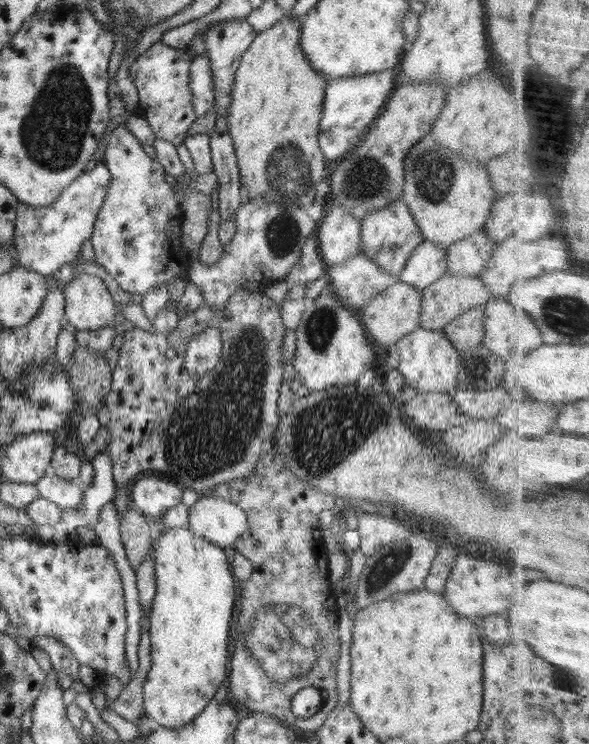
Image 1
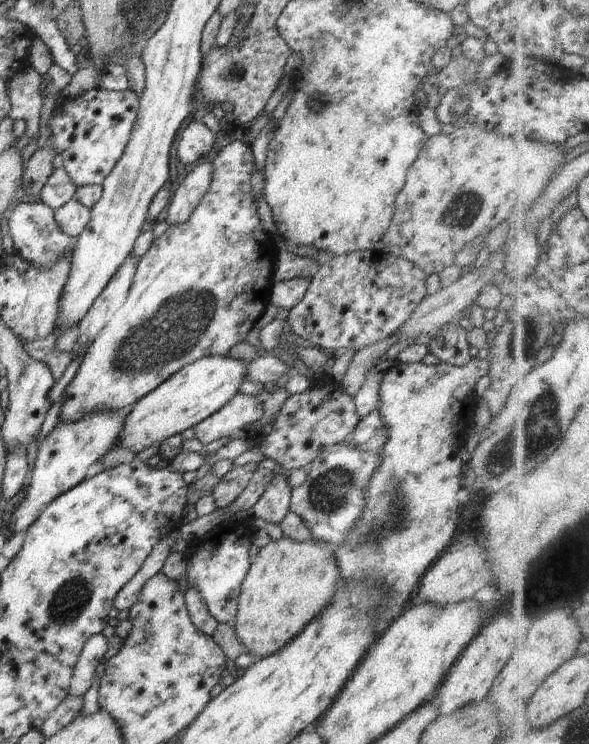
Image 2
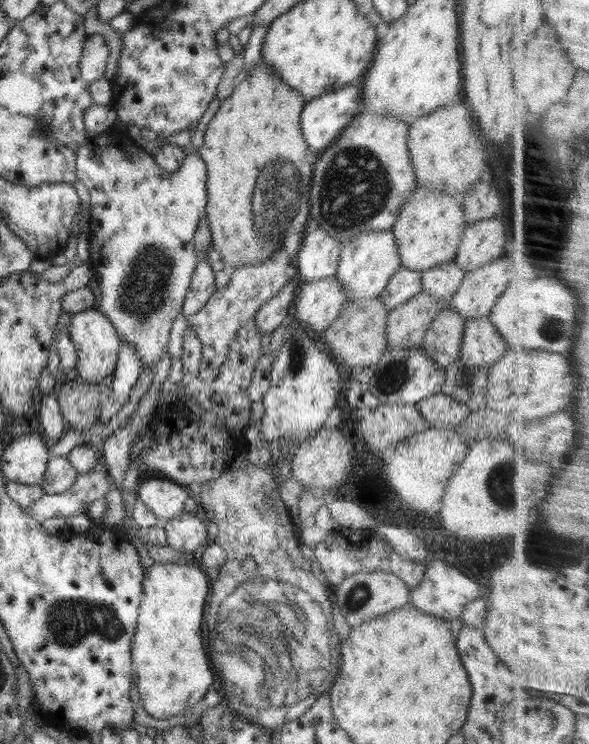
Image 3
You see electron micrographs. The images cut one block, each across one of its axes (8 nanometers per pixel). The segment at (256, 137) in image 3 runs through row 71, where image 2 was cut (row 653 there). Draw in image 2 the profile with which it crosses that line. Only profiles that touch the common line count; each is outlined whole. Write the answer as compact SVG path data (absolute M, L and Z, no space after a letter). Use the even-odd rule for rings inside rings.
M282 537L276 542L271 540L251 559L248 574L242 583L236 622L233 625L236 638L242 642L246 653L258 659L280 652L328 606L329 602L332 602L339 581L340 570L334 560L332 546L314 539L312 542L294 542L288 537Z

